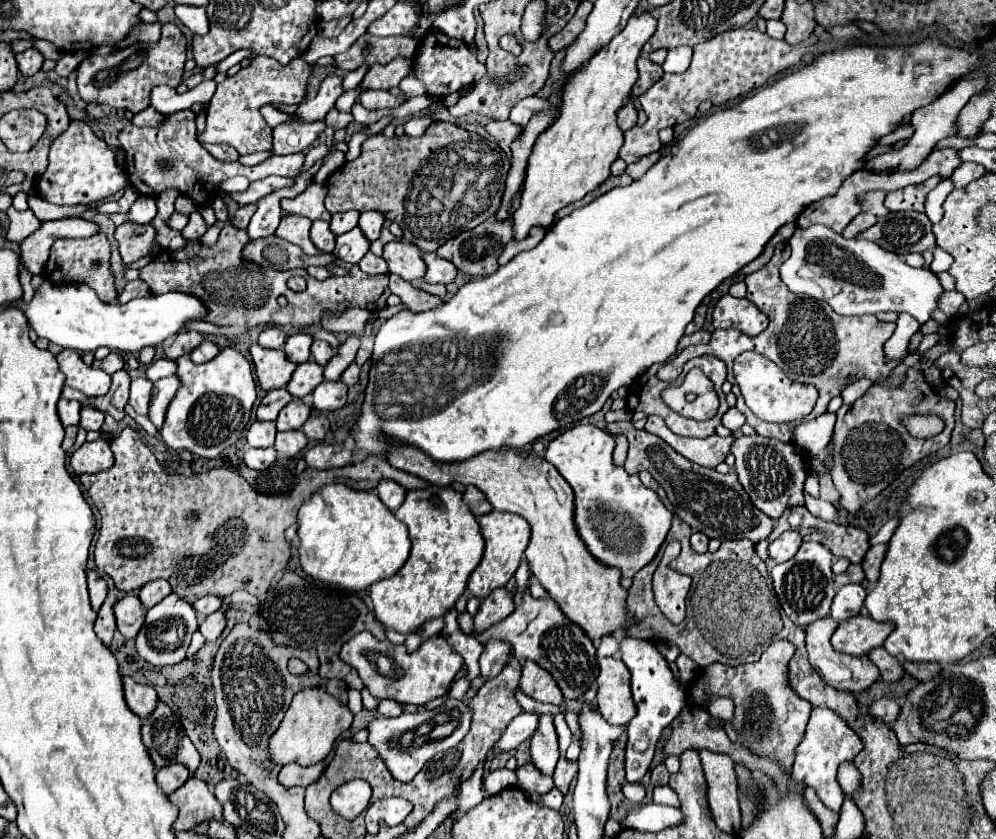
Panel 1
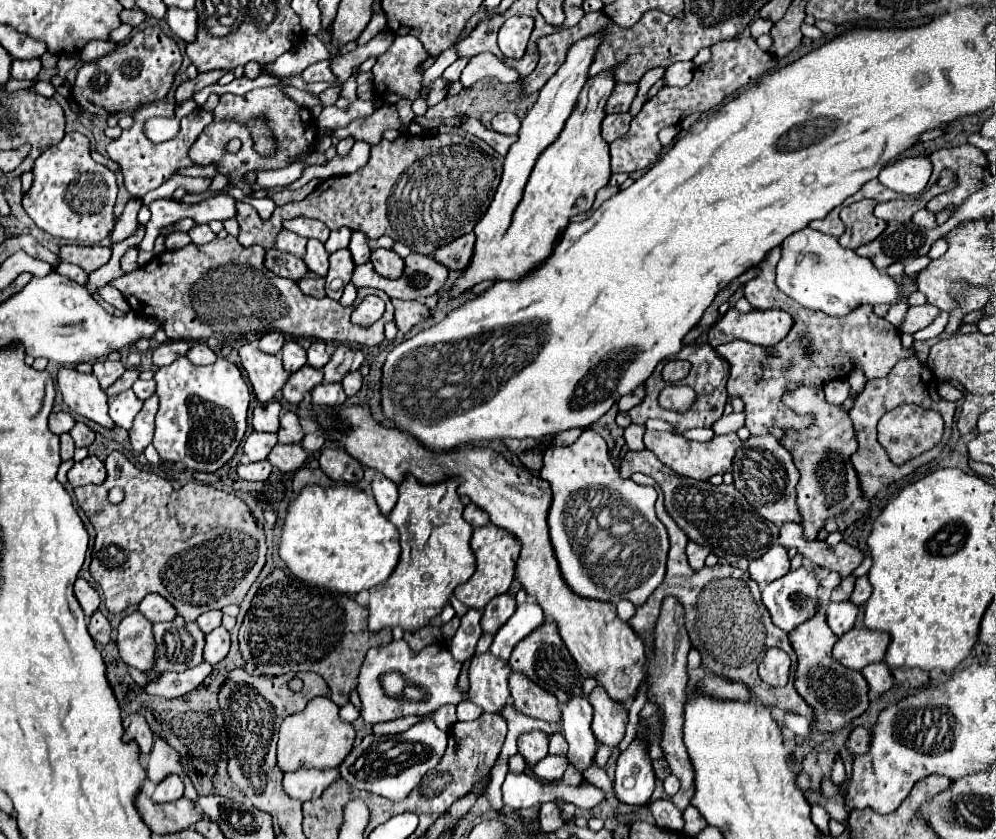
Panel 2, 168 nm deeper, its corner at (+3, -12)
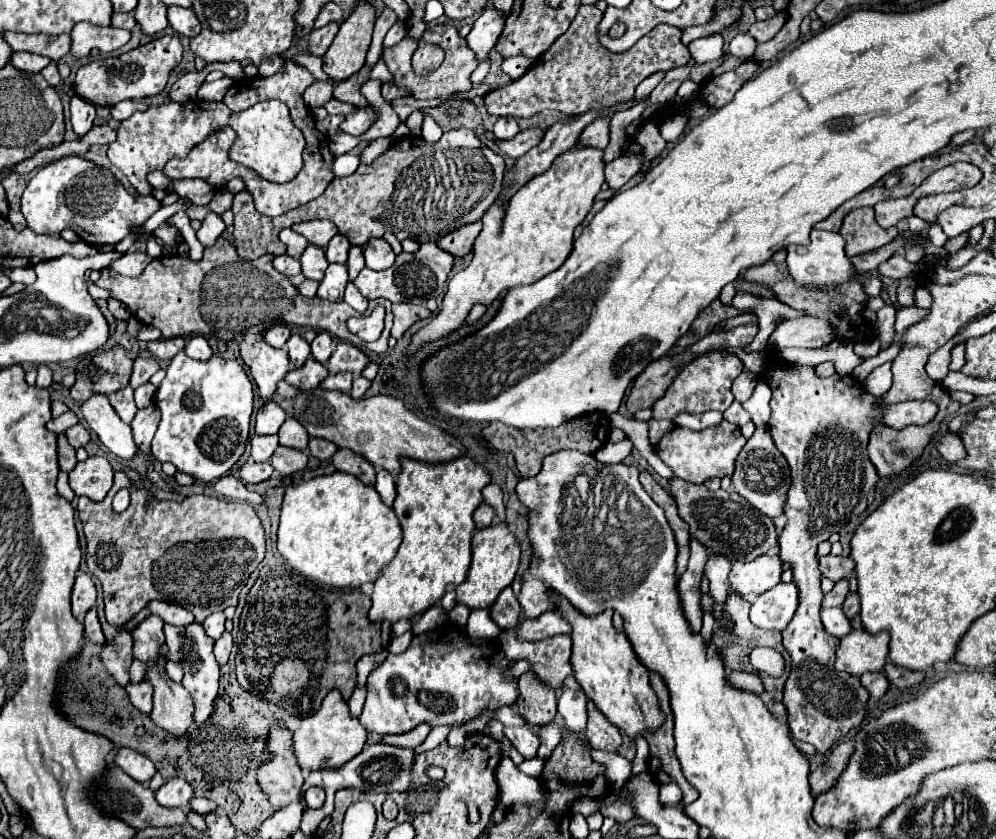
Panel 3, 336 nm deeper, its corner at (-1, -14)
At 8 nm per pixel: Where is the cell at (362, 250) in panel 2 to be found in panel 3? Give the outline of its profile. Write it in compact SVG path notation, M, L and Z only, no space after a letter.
M351 247L349 249L349 259L347 259L347 271L349 271L349 281L355 281L355 277L359 275L359 271L365 267L363 261L363 249L361 247Z

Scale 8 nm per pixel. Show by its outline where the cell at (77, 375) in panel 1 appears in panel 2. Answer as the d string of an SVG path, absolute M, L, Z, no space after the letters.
M61 367L57 373L57 387L73 413L83 415L103 427L113 425L107 413L107 395L101 389L97 377L79 373L71 367Z

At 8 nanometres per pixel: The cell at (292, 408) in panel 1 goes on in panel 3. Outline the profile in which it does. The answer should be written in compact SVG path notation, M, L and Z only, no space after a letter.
M289 417L281 429L279 429L279 443L283 447L293 447L293 449L299 449L299 451L305 451L307 449L307 441L309 441L309 435L305 431L305 427L301 427L301 423L297 423L297 419Z

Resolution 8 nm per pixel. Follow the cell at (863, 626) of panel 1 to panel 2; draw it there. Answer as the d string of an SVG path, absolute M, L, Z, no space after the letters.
M853 627L841 635L833 647L833 657L847 669L861 671L863 667L883 661L889 647L889 633Z

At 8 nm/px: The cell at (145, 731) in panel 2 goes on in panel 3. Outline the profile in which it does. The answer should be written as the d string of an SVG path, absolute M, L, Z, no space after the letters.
M119 749L115 765L139 783L147 783L155 775L155 765L151 763L151 759L133 749Z

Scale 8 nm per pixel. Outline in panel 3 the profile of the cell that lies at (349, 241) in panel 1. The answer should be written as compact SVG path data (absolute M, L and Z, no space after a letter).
M329 265L325 271L323 281L319 283L317 297L331 302L343 301L343 295L347 285L347 271L345 265Z

